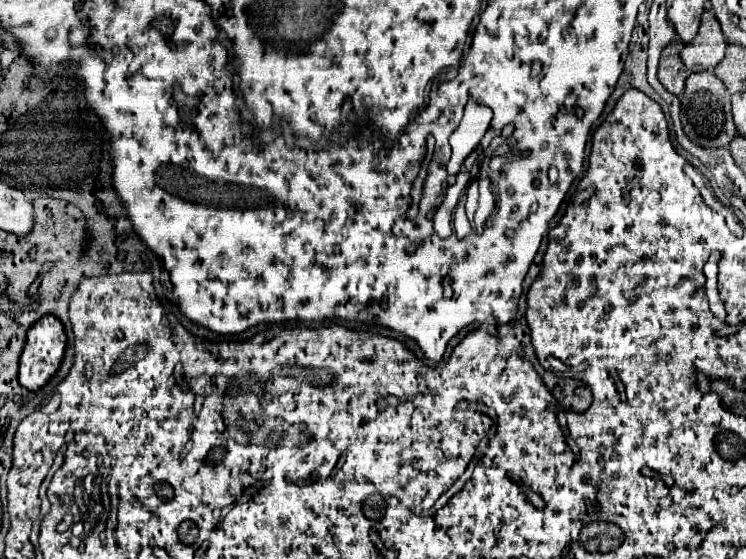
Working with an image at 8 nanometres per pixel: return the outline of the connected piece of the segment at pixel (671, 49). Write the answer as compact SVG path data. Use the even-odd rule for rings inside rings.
M672 41L666 45L666 49L662 51L660 57L660 67L658 67L658 79L660 83L674 95L684 93L684 83L686 77L690 75L690 71L686 69L686 65L680 59L680 49L684 47L682 41Z

